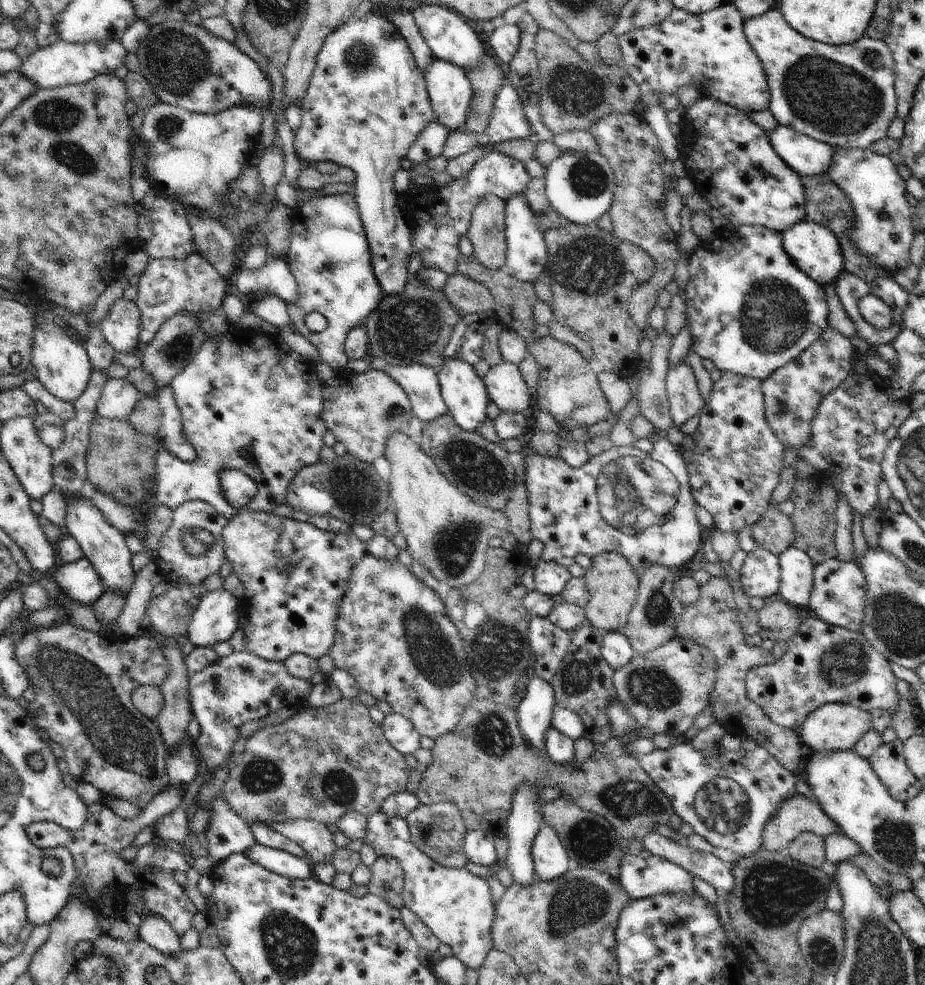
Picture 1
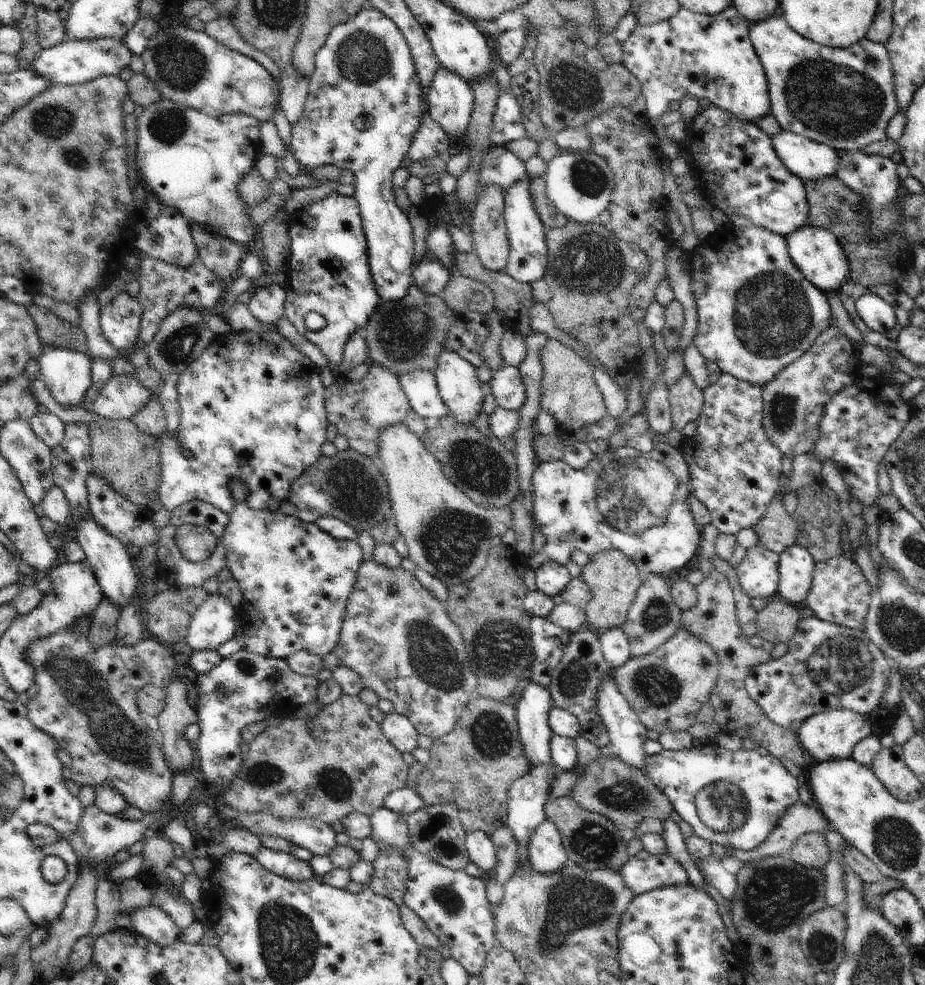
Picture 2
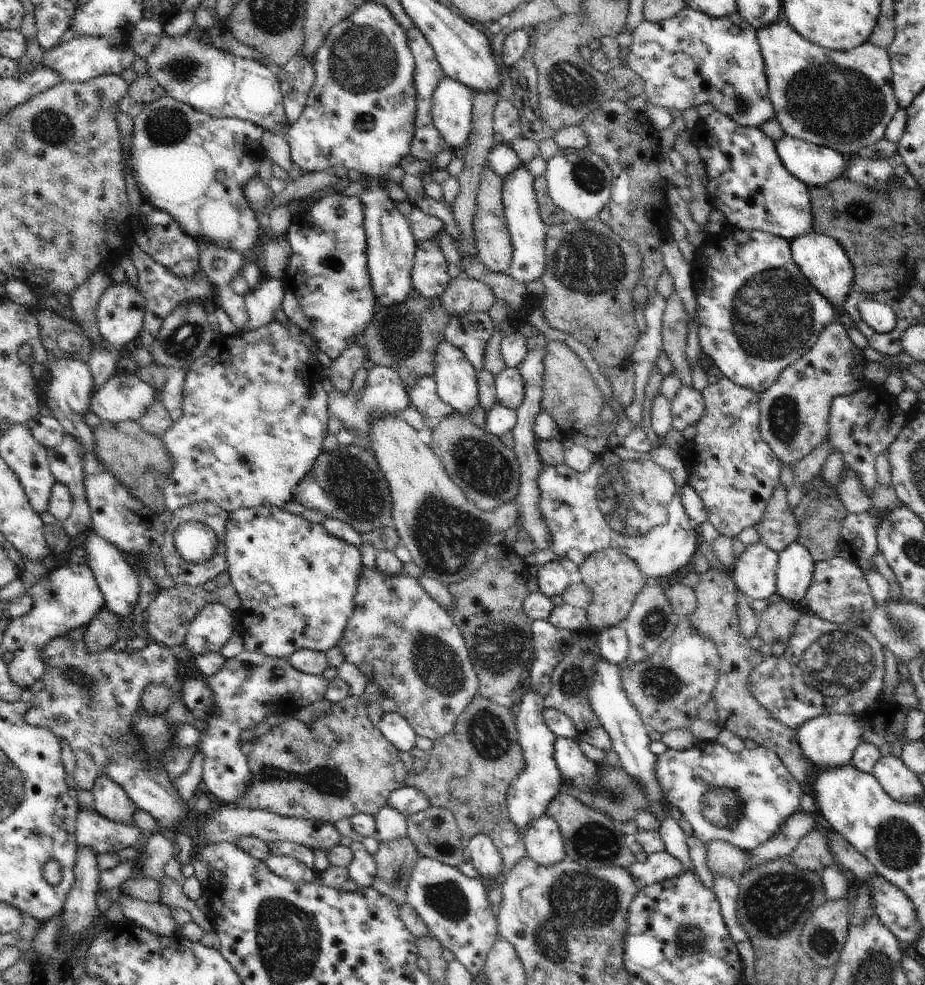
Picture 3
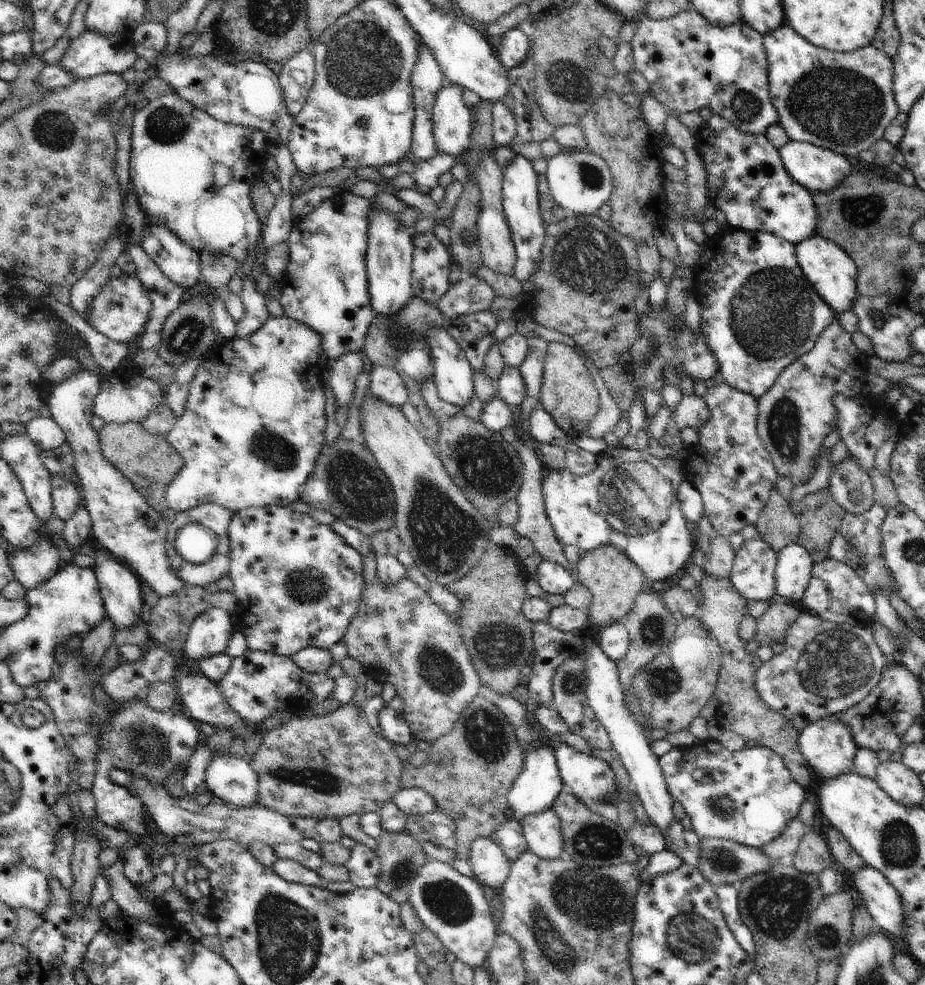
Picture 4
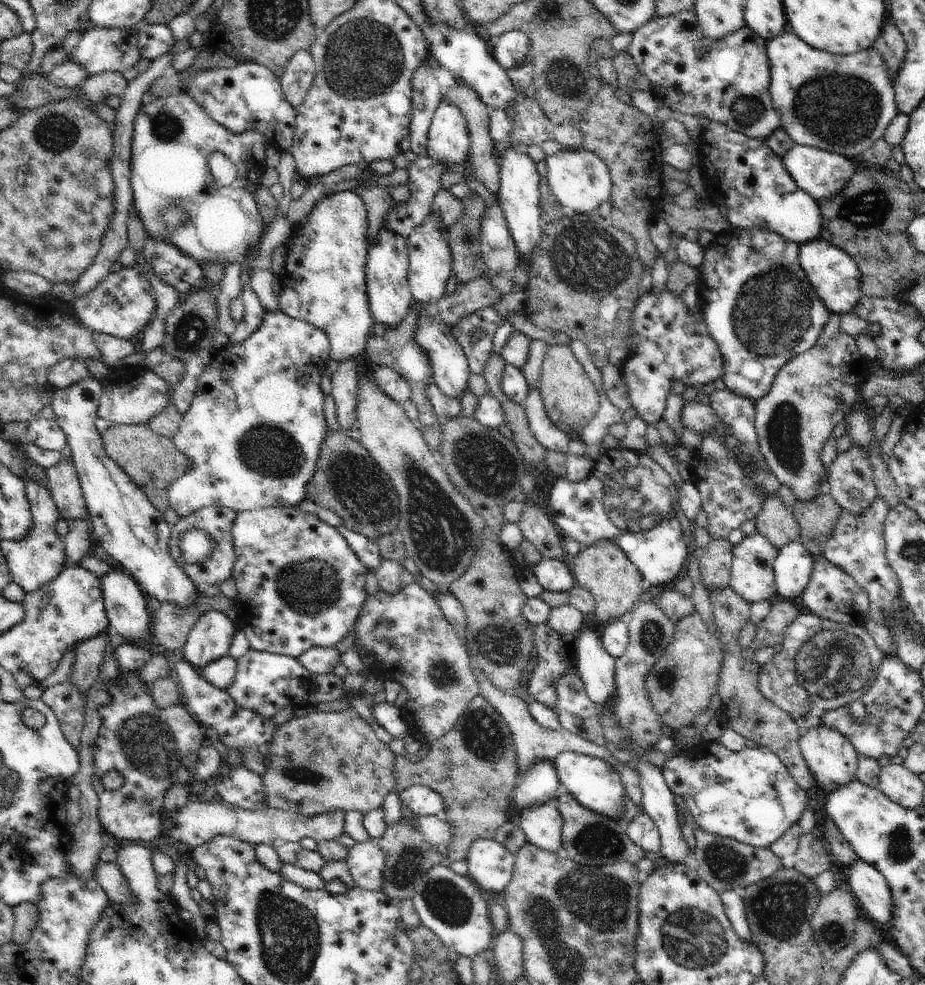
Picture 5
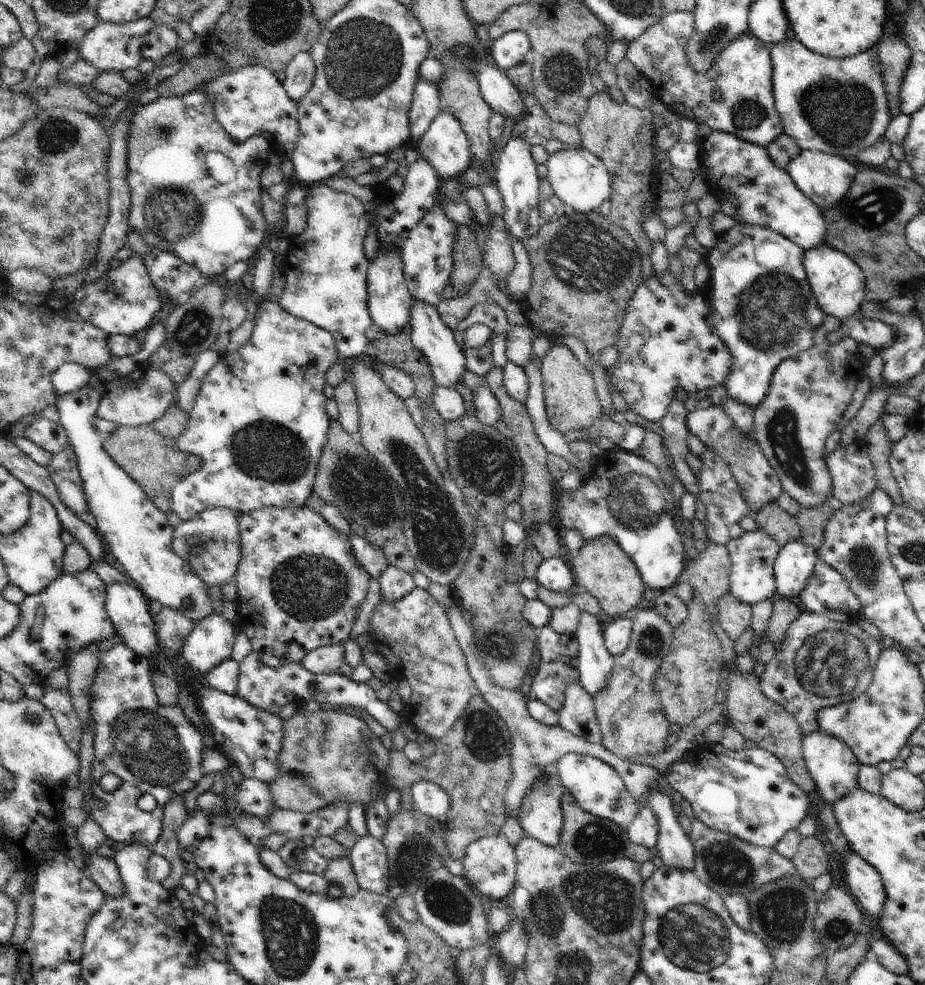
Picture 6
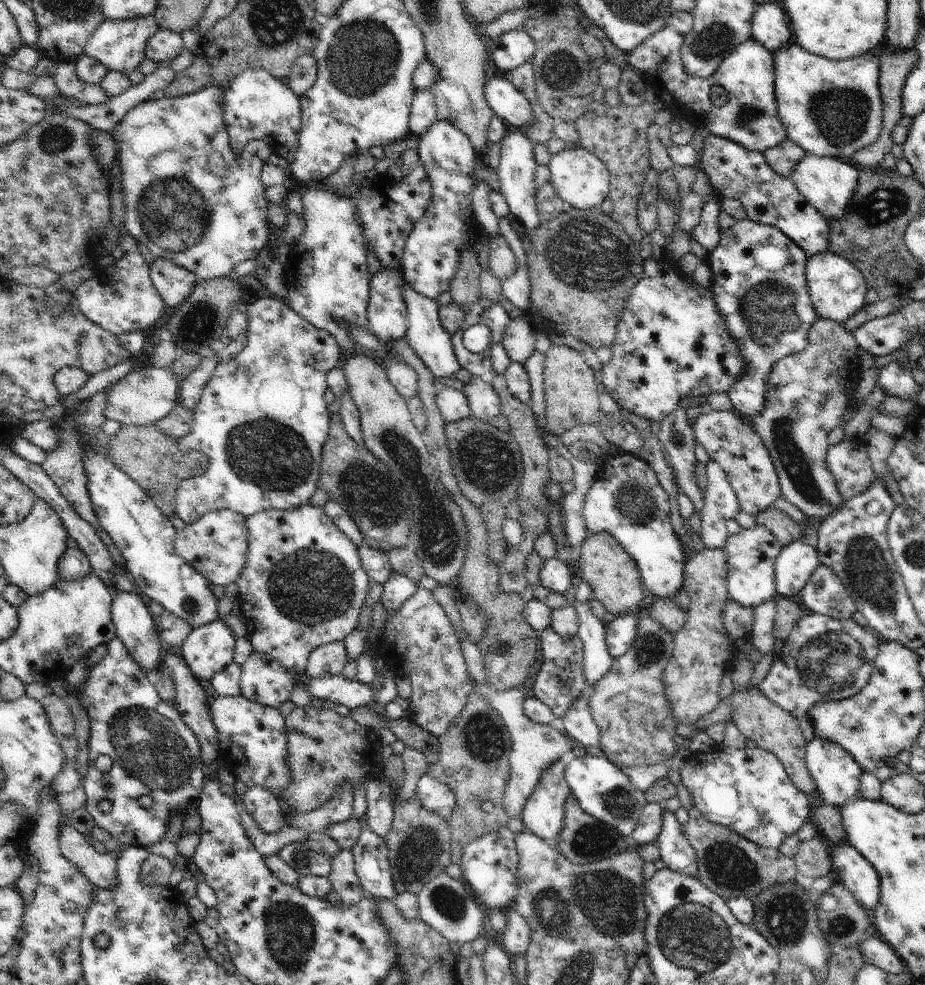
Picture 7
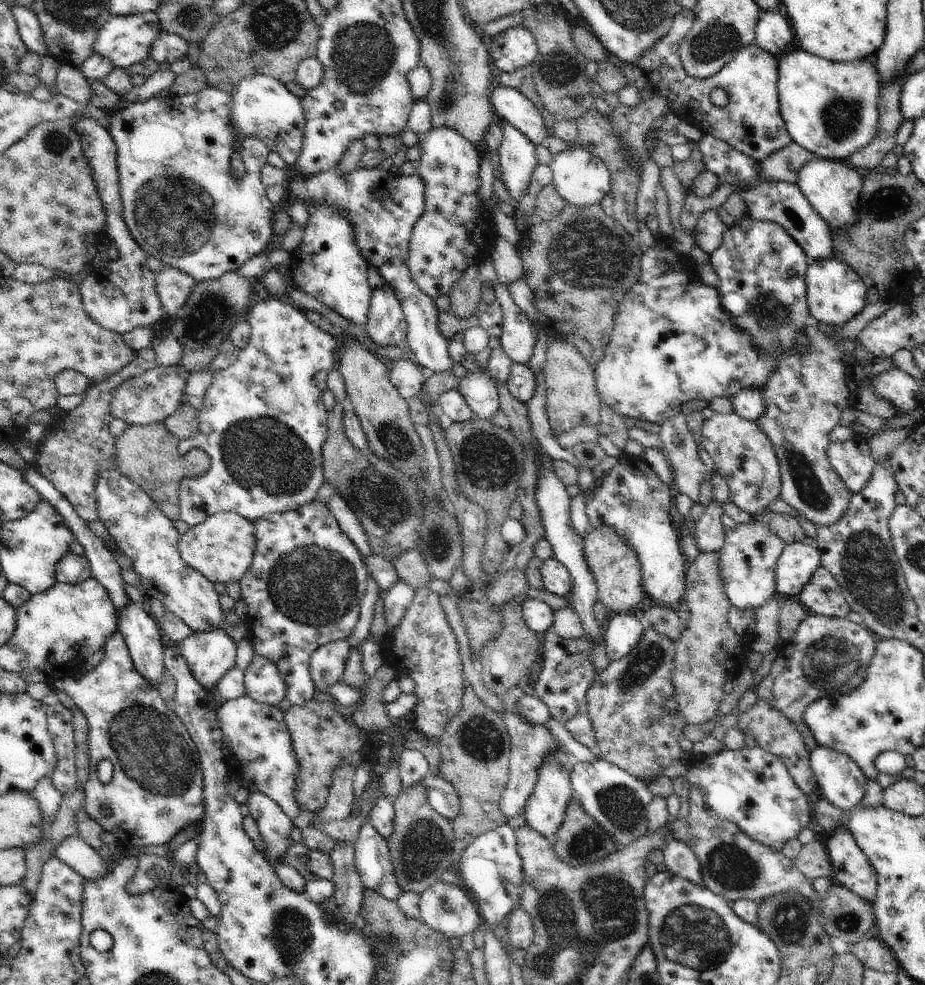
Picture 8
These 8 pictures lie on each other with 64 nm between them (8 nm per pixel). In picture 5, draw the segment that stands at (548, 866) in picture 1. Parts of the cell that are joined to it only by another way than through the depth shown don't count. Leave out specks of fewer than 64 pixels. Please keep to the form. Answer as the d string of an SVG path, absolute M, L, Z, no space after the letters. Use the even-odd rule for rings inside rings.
M554 796L544 804L536 804L517 813L527 842L544 852L558 852L562 846L563 818L558 812L558 797Z

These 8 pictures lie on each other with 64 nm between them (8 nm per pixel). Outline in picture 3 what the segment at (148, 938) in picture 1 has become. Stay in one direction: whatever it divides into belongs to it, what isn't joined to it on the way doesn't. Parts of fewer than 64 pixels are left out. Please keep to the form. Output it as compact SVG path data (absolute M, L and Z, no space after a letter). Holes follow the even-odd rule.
M115 889L124 913L124 917L134 925L145 929L151 934L156 934L158 938L172 937L179 933L179 927L171 916L167 906L160 903L146 903L132 897L119 893Z

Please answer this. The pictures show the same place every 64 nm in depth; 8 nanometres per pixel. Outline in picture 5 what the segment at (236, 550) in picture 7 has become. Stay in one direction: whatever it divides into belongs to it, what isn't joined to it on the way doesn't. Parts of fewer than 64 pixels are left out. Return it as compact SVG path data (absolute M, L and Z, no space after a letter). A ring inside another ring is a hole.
M218 503L212 506L207 506L197 510L190 514L190 516L180 517L179 522L172 527L170 542L169 542L169 552L176 560L176 564L182 566L184 574L194 582L198 584L199 588L204 588L206 586L220 586L224 580L232 577L232 570L234 570L234 562L236 562L236 554L234 552L234 538L232 538L232 526L234 526L234 520L236 520L237 512L231 508L222 506ZM190 527L199 527L207 529L210 533L210 538L214 542L214 548L212 554L208 558L204 558L202 562L196 562L188 564L183 560L183 556L180 550L179 542L181 536L186 532L186 529Z

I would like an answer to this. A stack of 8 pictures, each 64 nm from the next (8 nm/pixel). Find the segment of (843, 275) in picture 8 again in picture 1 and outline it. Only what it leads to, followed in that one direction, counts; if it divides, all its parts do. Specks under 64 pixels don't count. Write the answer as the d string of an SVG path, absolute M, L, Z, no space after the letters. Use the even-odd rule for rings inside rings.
M800 220L791 228L781 233L783 248L793 259L795 266L800 268L811 280L822 286L835 284L839 275L844 271L843 251L838 238L824 226L814 222Z

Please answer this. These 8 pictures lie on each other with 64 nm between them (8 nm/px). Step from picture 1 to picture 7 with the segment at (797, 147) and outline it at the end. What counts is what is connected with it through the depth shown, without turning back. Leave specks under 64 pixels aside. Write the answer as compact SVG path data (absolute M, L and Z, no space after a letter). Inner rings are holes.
M806 154L792 172L791 179L805 199L824 216L826 220L842 220L852 204L856 192L860 169L851 161Z

